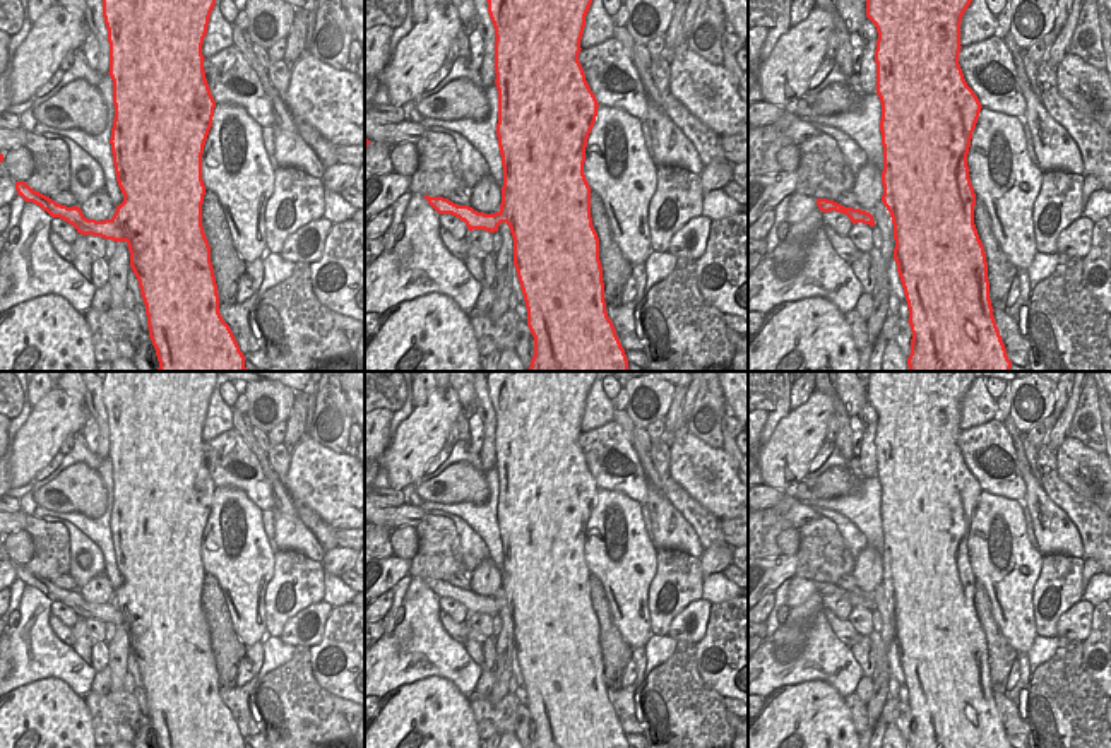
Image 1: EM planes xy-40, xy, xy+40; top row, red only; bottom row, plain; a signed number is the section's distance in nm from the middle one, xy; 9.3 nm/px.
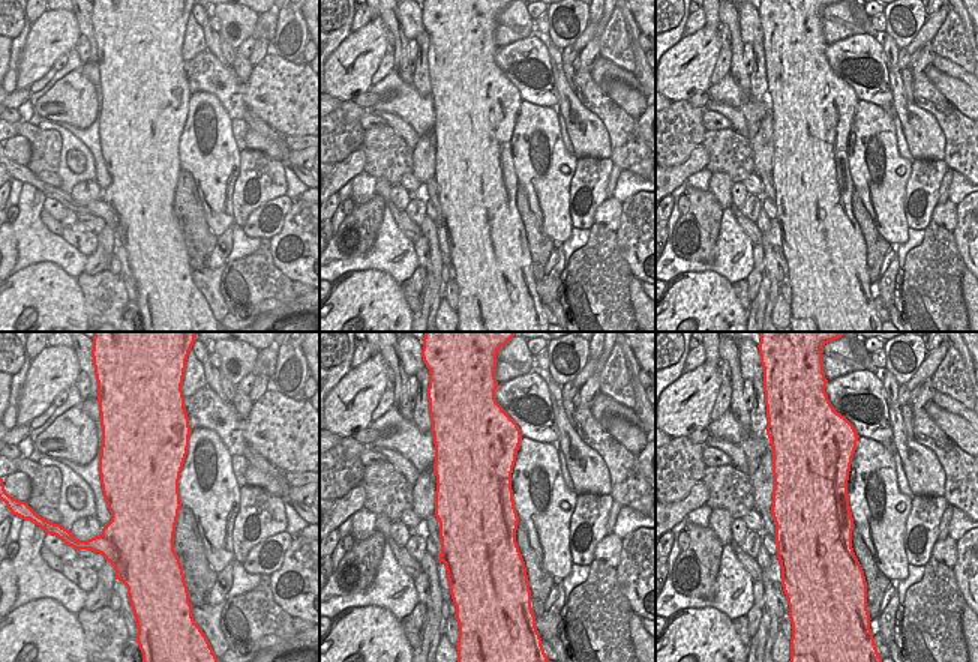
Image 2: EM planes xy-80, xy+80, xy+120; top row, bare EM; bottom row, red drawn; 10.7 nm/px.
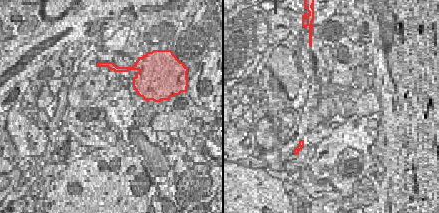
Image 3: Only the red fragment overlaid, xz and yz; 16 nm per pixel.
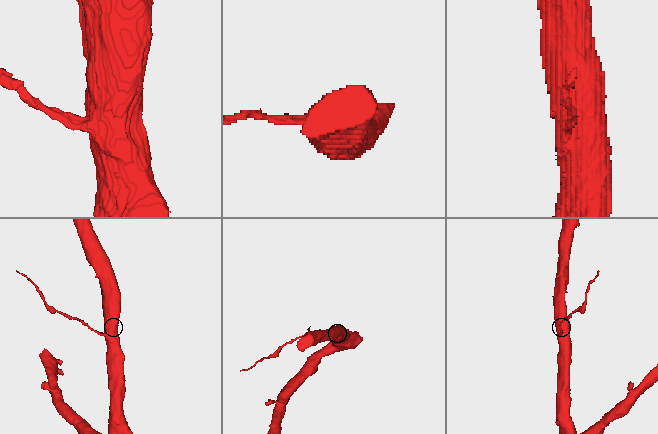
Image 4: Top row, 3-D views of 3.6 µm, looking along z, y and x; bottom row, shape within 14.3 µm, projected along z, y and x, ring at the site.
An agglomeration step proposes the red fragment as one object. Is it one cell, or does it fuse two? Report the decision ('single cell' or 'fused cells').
fused cells

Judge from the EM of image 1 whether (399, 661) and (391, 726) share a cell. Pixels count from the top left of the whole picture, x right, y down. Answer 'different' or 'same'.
different

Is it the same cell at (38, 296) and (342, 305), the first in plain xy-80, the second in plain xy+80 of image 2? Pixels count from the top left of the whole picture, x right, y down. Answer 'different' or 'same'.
same

